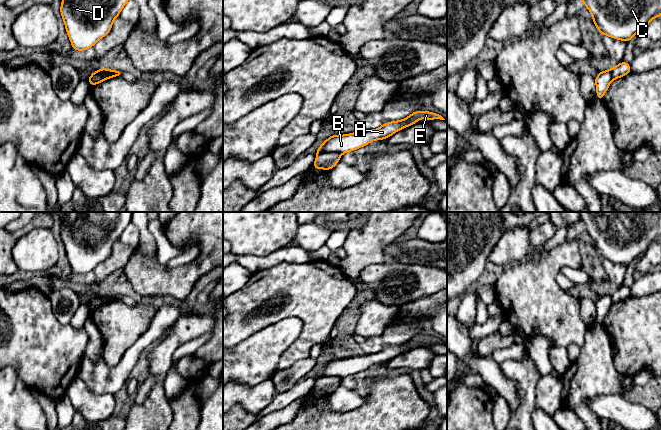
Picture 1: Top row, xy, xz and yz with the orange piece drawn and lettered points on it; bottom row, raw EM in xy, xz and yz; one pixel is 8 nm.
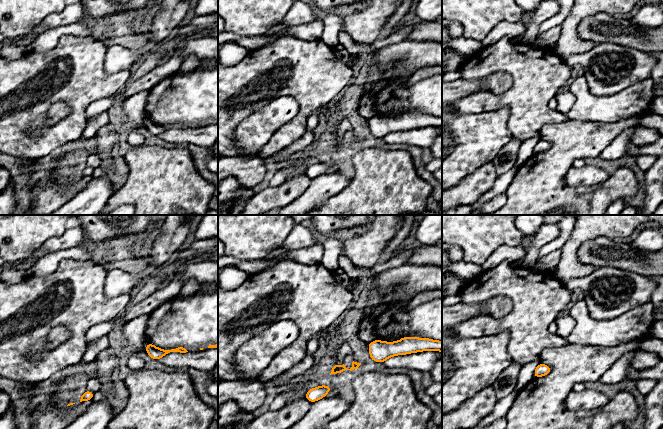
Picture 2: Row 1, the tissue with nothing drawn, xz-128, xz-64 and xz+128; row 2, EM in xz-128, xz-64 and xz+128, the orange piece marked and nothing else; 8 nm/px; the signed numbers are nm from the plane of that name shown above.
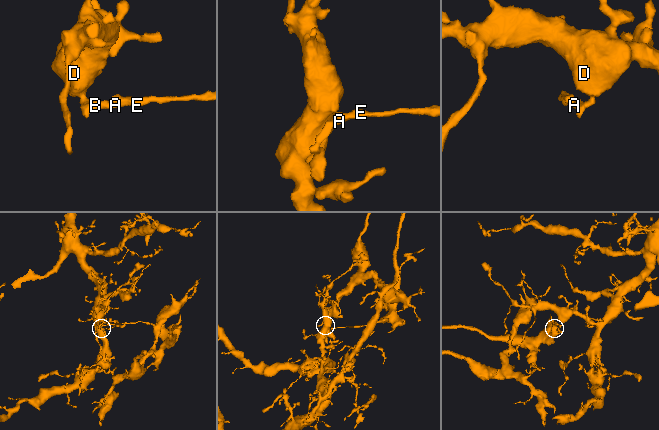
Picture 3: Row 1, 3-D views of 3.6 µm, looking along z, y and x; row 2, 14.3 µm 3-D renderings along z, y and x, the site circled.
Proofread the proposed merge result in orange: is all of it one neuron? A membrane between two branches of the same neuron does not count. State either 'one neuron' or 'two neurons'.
two neurons

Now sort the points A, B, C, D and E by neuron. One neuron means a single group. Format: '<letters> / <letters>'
A B E / C D

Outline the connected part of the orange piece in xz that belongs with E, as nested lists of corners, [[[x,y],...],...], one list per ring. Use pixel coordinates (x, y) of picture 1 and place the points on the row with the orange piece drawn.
[[[415,111],[403,120],[385,123],[375,130],[353,132],[347,135],[331,135],[316,150],[316,153],[330,152],[335,155],[342,155],[346,152],[354,151],[368,145],[373,140],[387,139],[397,131],[417,123],[421,118],[445,120],[441,115],[433,112]]]

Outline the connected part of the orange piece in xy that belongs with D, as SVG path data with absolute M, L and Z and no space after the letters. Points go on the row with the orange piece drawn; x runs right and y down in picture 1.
M63 0L60 11L73 50L83 51L106 36L129 0Z

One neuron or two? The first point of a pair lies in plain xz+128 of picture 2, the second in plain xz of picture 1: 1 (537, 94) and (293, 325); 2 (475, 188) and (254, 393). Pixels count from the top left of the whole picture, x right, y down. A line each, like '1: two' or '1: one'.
1: two
2: one

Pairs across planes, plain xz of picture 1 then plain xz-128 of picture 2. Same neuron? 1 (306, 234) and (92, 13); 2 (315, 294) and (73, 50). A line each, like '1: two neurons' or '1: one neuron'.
1: two neurons
2: one neuron

